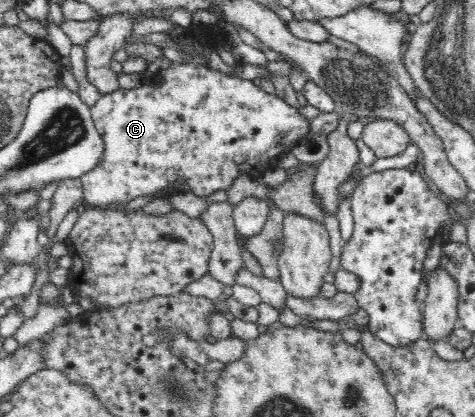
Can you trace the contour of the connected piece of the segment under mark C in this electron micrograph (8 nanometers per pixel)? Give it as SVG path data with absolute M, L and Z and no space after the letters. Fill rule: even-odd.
M171 63L171 67L167 70L164 77L158 80L147 80L145 84L133 90L119 89L111 94L101 95L100 100L90 108L94 125L101 133L105 143L105 150L101 162L91 172L87 172L81 176L82 189L84 194L84 205L90 207L110 207L117 204L128 203L137 196L147 196L147 194L157 194L162 192L172 194L176 192L193 192L197 196L207 196L211 192L217 190L225 190L231 186L232 182L237 178L253 179L262 174L266 169L276 166L278 158L285 152L292 150L292 146L298 140L305 138L311 132L311 119L299 113L299 110L280 97L275 97L264 89L259 89L254 82L239 79L239 77L229 77L227 73L221 73L217 70L210 69L207 65L198 65L195 63L175 64Z

